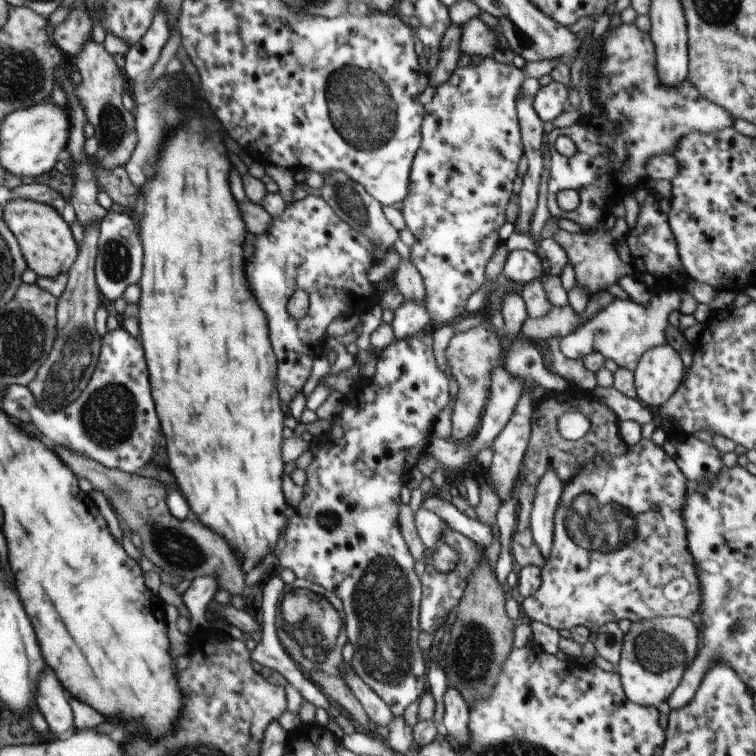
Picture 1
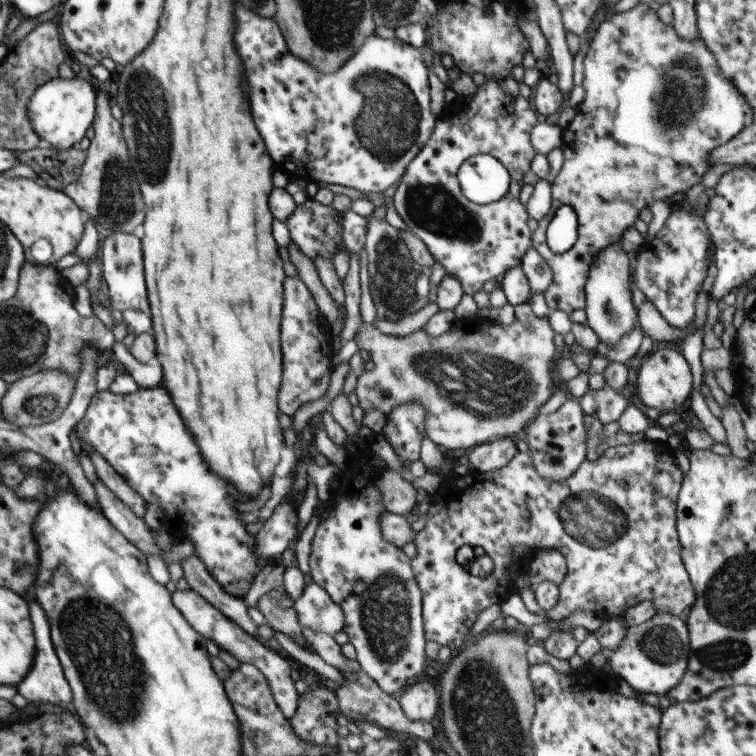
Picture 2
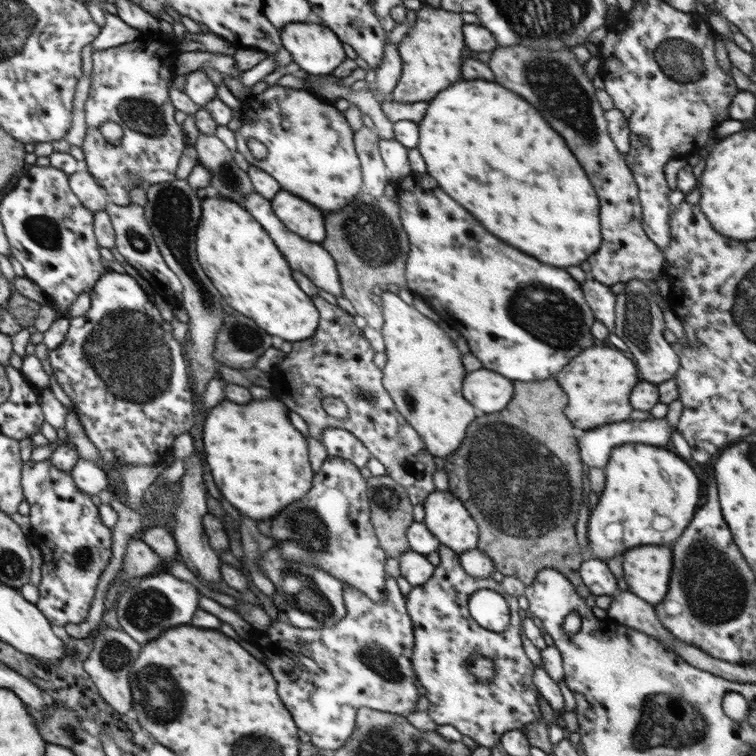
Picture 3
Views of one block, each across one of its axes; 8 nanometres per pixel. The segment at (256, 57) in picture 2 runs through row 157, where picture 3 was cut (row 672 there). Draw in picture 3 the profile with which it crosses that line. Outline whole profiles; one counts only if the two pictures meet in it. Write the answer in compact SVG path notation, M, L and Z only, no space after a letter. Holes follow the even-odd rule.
M387 575L385 586L386 600L375 602L356 587L344 583L342 596L346 604L346 615L332 627L296 628L280 617L274 620L268 629L256 630L256 634L260 634L256 638L258 646L266 640L266 654L264 644L258 650L264 656L268 670L278 682L278 696L292 714L296 726L309 734L310 742L319 749L331 752L346 743L354 731L356 713L360 707L370 707L372 710L403 717L410 712L419 711L419 682L412 669L415 639L413 622L407 613L405 596L400 592L396 578Z

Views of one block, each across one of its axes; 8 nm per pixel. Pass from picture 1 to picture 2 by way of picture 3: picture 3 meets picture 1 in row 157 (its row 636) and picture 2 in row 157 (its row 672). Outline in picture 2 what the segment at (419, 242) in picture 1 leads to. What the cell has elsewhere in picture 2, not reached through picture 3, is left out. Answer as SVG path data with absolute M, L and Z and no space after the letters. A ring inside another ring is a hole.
M487 79L473 96L458 96L446 104L436 119L432 134L424 148L412 159L403 173L402 182L392 199L393 206L406 226L424 244L437 262L446 269L447 274L456 277L466 295L476 294L486 280L504 276L508 270L520 265L528 249L533 246L531 228L528 226L529 214L526 205L520 202L520 191L524 186L524 174L531 169L531 162L537 153L531 143L531 130L541 117L532 105L532 100L512 97L506 85ZM476 155L492 155L509 172L511 183L508 192L500 201L479 205L468 200L462 192L457 174L460 165Z

